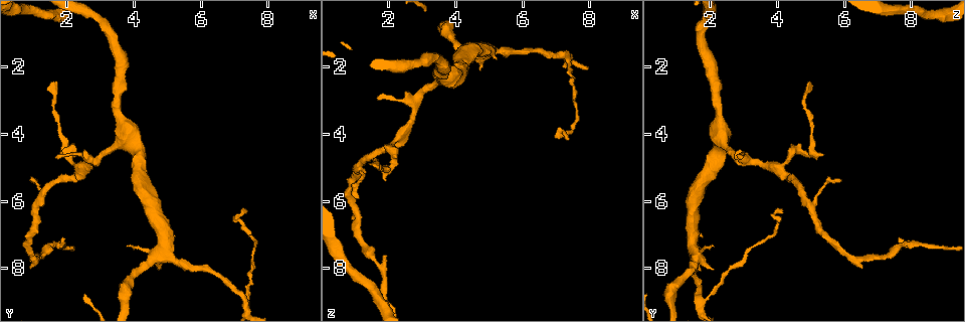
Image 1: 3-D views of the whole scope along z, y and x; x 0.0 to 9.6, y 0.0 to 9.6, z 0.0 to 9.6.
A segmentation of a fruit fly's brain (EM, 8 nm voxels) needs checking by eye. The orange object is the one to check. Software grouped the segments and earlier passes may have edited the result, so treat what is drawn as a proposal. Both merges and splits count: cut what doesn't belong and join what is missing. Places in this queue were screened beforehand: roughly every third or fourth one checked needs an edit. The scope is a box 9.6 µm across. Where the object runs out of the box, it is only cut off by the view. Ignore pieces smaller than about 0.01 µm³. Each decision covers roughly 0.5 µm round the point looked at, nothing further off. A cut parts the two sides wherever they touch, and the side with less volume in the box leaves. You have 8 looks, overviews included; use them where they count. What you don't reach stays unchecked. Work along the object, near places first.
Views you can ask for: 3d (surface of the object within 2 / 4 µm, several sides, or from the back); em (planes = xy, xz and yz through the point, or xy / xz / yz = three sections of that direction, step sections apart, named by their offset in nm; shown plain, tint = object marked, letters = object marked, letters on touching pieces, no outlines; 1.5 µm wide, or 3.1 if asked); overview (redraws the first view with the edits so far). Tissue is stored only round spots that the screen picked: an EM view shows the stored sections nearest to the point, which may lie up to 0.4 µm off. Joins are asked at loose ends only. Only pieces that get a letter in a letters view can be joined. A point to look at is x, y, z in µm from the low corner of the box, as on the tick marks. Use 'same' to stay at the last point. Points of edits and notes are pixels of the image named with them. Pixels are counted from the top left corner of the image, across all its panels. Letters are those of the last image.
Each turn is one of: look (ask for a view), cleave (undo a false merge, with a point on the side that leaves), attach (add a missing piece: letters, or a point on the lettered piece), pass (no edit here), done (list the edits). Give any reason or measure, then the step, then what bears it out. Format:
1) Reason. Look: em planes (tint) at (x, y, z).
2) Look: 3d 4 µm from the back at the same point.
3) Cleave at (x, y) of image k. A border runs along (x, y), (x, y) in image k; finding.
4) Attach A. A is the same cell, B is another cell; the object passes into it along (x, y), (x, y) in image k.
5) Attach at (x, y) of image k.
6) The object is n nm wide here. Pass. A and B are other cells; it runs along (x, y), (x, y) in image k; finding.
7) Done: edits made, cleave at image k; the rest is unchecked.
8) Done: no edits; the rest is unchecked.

Look: 3d 2 µm at (1.85, 3.90, 5.05).

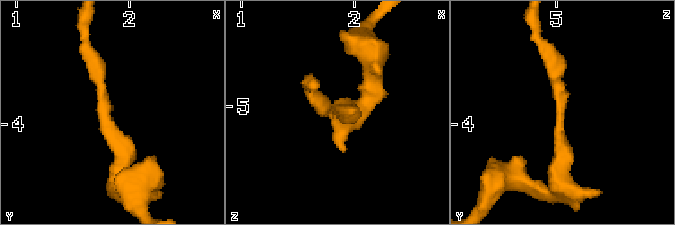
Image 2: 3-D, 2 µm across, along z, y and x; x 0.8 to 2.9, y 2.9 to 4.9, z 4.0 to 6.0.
Look: em planes (letters) at (1.82, 3.90, 5.00).

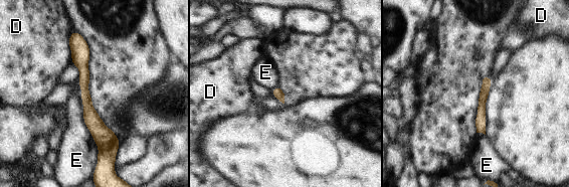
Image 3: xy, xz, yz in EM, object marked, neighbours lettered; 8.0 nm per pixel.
The object is 80 nm wide here. Pass. D and E are other cells; it runs along (81, 41), (84, 94), (104, 137), (104, 160) in image 3; all the same neuron.

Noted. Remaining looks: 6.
Thin end. Look: em xy step 4 (tint) at (1.10, 5.35, 5.90).

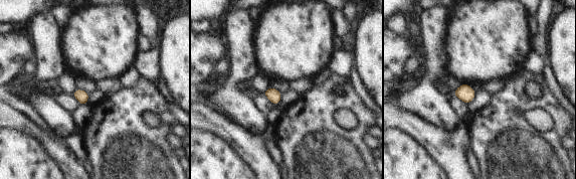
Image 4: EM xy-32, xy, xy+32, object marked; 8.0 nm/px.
Look: em planes (letters) at the same point.

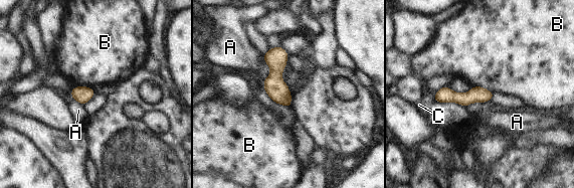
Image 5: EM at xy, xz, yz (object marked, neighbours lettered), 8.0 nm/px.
Pass. A, B and C are other cells; a border runs along (471, 85), (482, 85), (493, 92) in image 5; none of them fits.

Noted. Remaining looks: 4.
Look: em planes (letters) at (4.75, 8.00, 2.05).

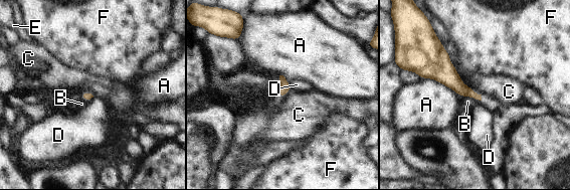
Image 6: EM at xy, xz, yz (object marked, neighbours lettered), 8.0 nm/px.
Pass. A, B, C, D, E and F are other cells; a border runs along (290, 89), (281, 97), (276, 94) in image 6; none of them fits.

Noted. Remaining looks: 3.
Done: no edits; the rest is unchecked.

